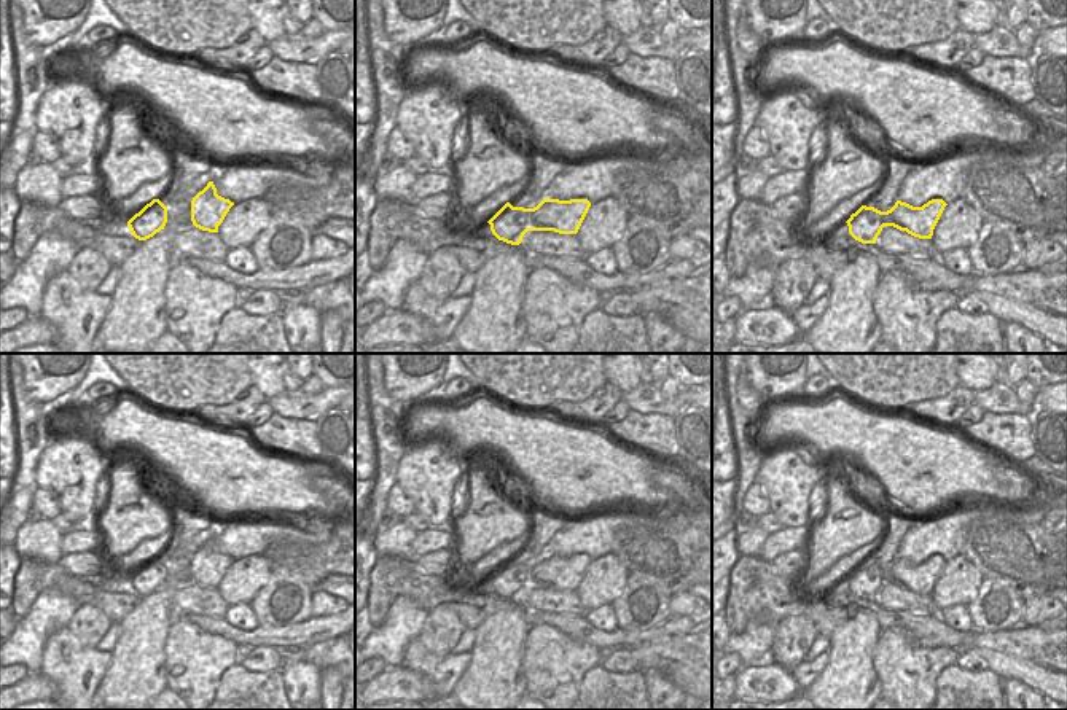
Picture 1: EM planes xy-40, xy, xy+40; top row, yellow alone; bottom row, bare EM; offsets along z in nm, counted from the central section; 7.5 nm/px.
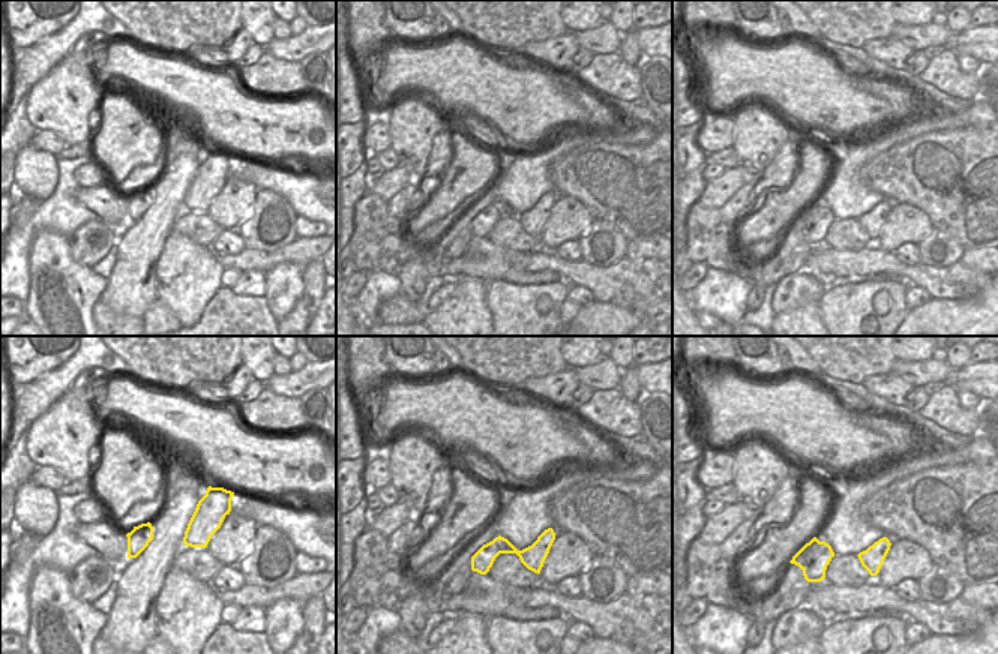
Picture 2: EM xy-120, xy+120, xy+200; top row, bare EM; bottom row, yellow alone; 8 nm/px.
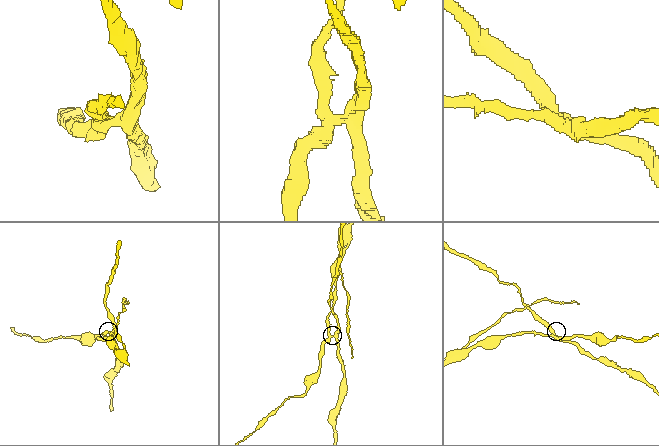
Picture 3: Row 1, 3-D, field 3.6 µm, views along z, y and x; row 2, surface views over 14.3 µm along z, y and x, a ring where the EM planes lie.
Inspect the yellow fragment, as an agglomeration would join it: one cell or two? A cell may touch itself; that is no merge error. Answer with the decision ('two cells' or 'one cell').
two cells

